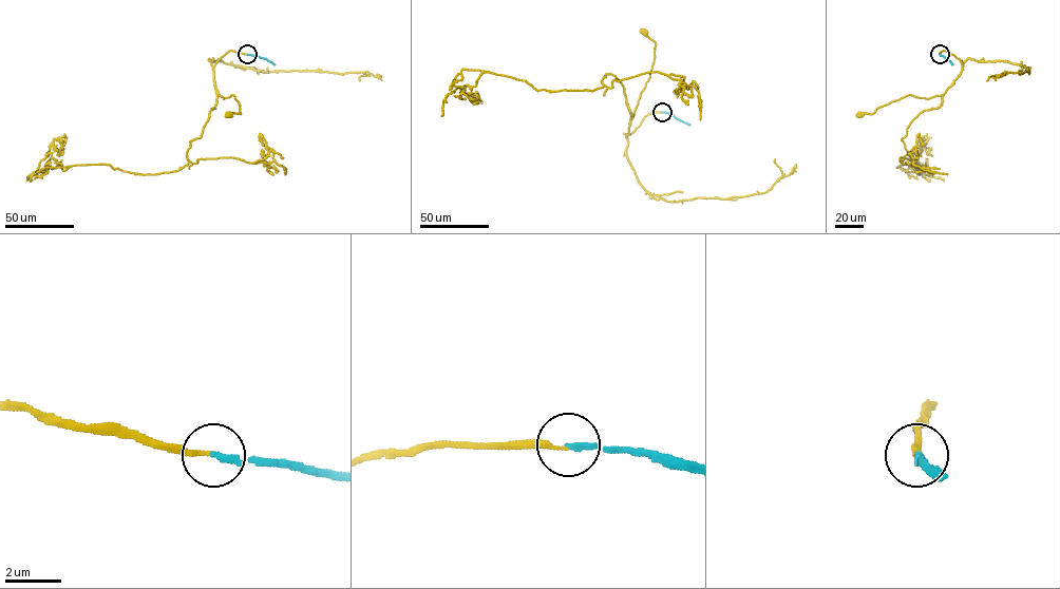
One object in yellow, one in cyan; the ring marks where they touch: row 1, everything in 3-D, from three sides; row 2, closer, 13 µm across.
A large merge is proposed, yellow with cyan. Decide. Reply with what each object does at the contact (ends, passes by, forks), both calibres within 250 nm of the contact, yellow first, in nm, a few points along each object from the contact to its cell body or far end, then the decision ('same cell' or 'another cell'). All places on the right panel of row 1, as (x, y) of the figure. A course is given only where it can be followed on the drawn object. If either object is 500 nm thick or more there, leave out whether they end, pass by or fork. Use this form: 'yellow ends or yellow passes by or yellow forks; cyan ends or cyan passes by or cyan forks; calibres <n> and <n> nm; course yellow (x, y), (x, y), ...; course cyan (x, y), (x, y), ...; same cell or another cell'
yellow ends; cyan ends; calibres 160 and 240 nm; course yellow (940, 54), (946, 51), (962, 64), (961, 73), (942, 94), (928, 98), (908, 94), (872, 113), (859, 115); course cyan (940, 54), (952, 64); same cell

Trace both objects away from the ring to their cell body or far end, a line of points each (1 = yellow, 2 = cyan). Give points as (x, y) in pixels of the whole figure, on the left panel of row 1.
1: (247, 54), (229, 51), (213, 68), (220, 95), (224, 98), (232, 94), (240, 105), (241, 114), (228, 115)
2: (247, 54), (265, 58), (275, 64)

